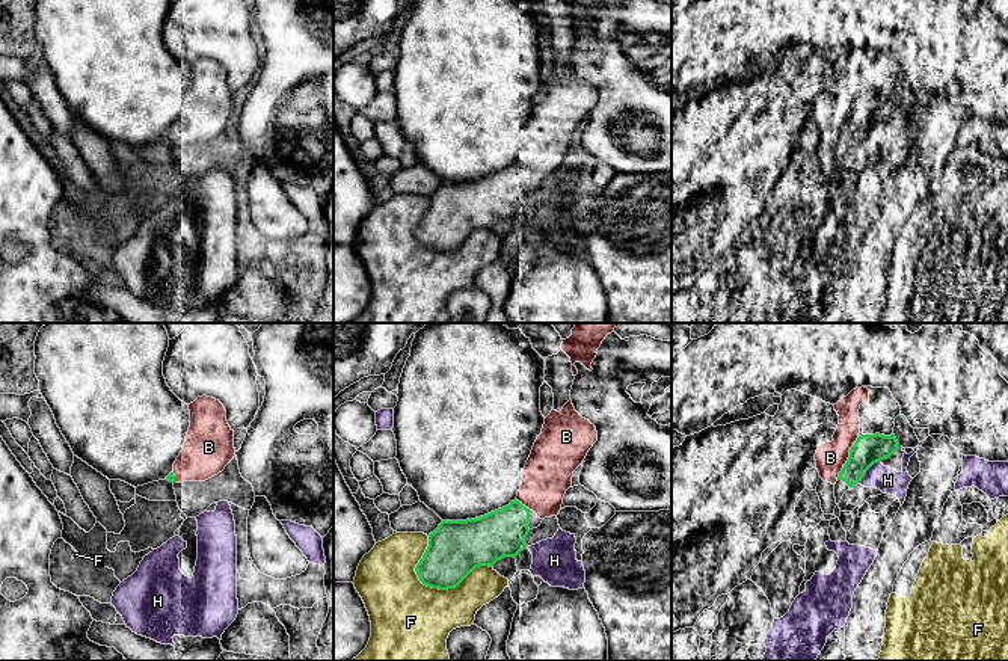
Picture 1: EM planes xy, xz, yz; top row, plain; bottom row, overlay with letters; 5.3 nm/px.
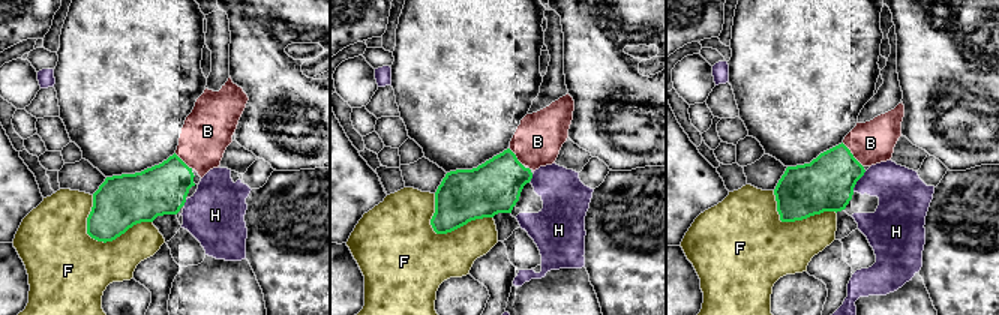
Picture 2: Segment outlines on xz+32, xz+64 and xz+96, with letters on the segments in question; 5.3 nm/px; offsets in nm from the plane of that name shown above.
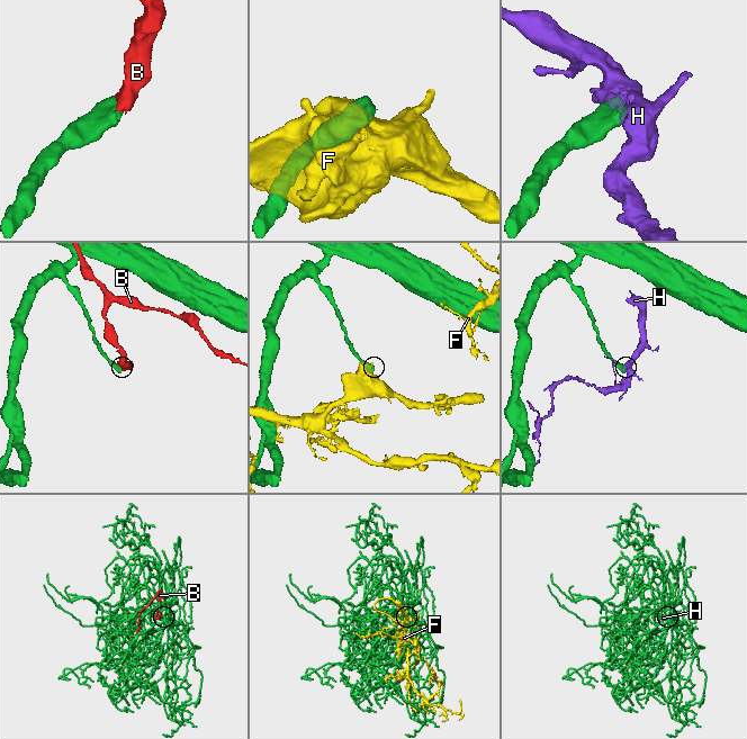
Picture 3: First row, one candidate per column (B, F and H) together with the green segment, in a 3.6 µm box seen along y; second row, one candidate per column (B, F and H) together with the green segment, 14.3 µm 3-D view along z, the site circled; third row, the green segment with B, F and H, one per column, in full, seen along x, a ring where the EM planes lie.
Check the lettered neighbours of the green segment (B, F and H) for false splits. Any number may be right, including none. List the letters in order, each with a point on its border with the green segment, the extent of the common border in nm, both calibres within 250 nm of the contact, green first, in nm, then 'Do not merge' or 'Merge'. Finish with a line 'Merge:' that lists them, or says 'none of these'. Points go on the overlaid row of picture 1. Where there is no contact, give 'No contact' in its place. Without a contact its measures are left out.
B: Touches green at yz (848, 458). Shared border 260 nm. Thickness 160 nm (green) against 160 nm. Merge
F: Touches green at xz (450, 587). Shared border 420 nm. Thickness 300 nm (green) against 380 nm. Do not merge
H: Touches green at yz (866, 470). Shared border 190 nm. Thickness 160 nm (green) against 130 nm. Do not merge
Merge: B

